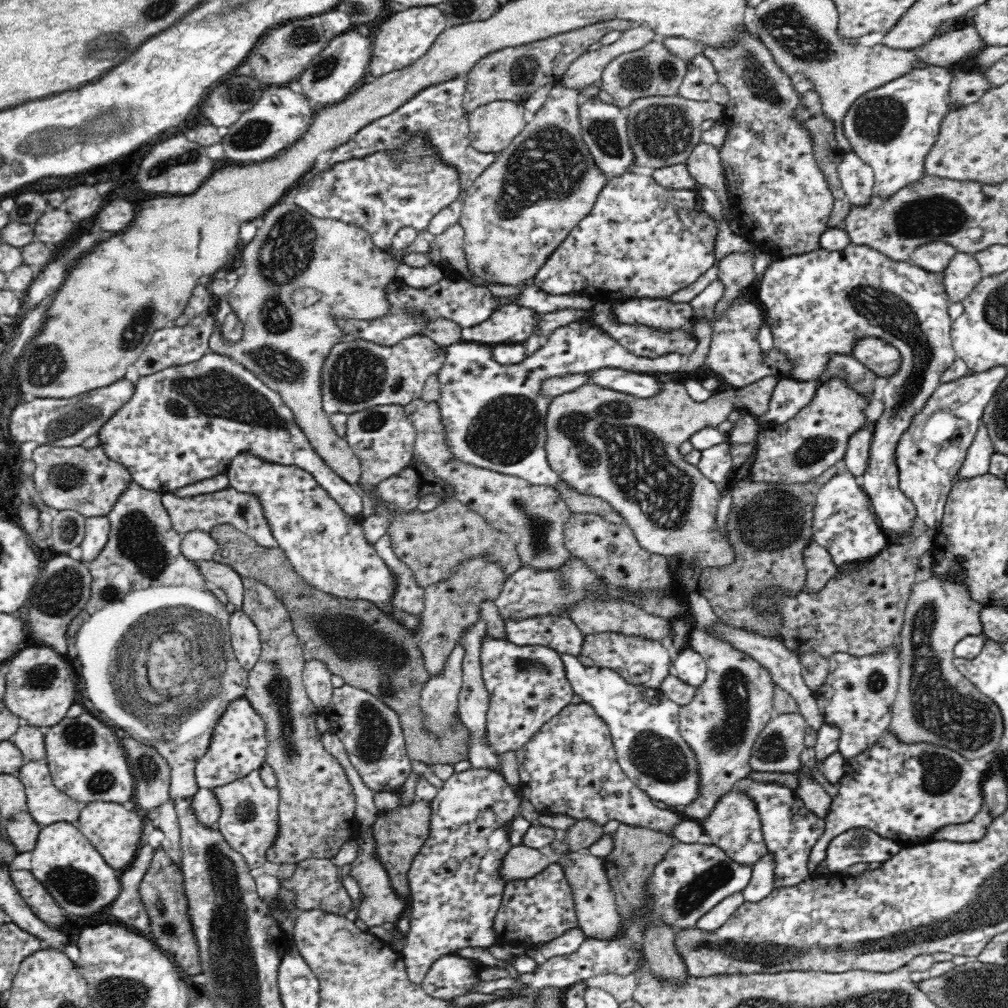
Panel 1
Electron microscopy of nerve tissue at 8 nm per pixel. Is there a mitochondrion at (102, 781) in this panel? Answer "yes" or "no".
yes

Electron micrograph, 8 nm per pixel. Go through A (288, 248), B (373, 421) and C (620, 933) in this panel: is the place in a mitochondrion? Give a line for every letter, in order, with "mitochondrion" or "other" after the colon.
A: mitochondrion
B: mitochondrion
C: other

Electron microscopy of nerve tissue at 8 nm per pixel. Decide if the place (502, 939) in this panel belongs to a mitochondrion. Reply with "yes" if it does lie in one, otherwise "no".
no

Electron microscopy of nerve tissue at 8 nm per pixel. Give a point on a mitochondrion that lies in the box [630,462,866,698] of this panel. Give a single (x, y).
(771, 524)

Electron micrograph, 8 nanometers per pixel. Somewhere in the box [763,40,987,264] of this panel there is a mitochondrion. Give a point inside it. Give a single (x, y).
(933, 214)

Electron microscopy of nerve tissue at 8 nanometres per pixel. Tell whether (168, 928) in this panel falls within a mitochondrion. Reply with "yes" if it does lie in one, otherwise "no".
yes

